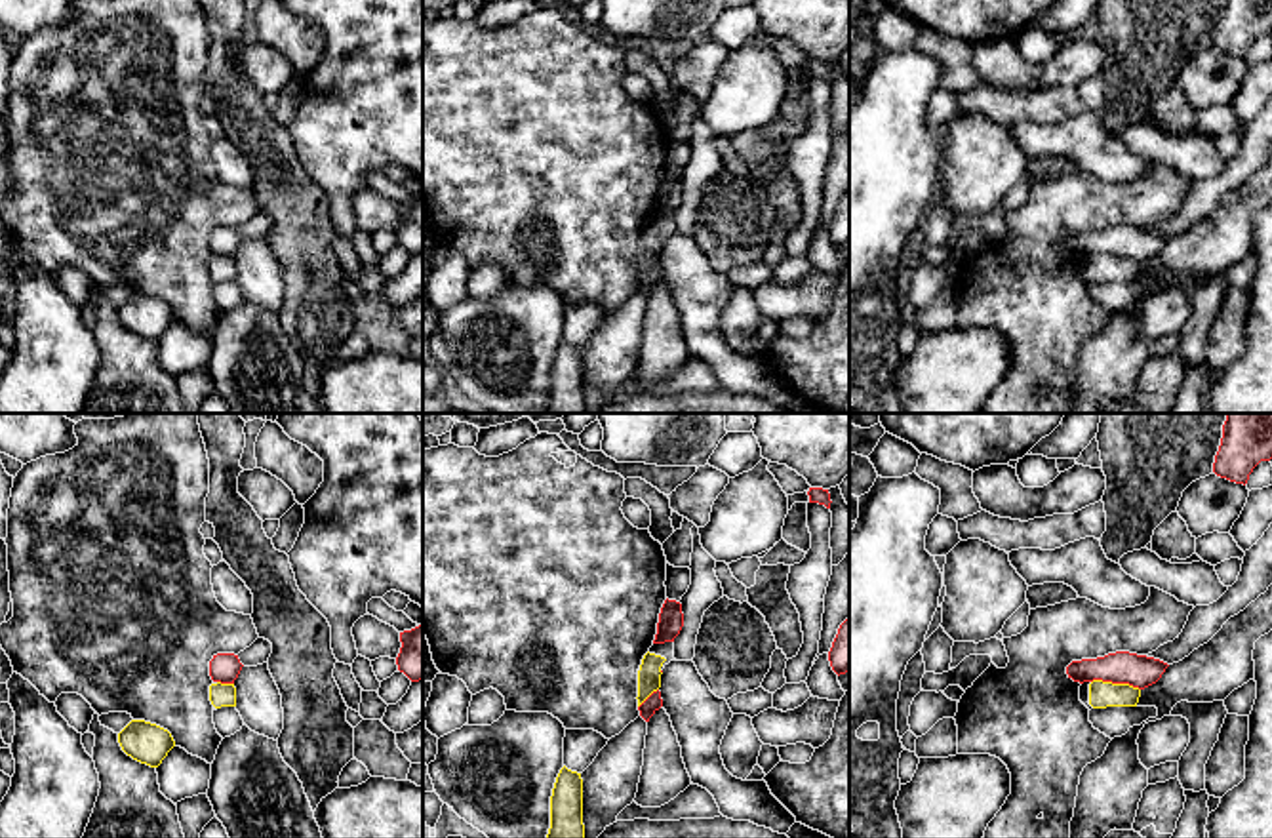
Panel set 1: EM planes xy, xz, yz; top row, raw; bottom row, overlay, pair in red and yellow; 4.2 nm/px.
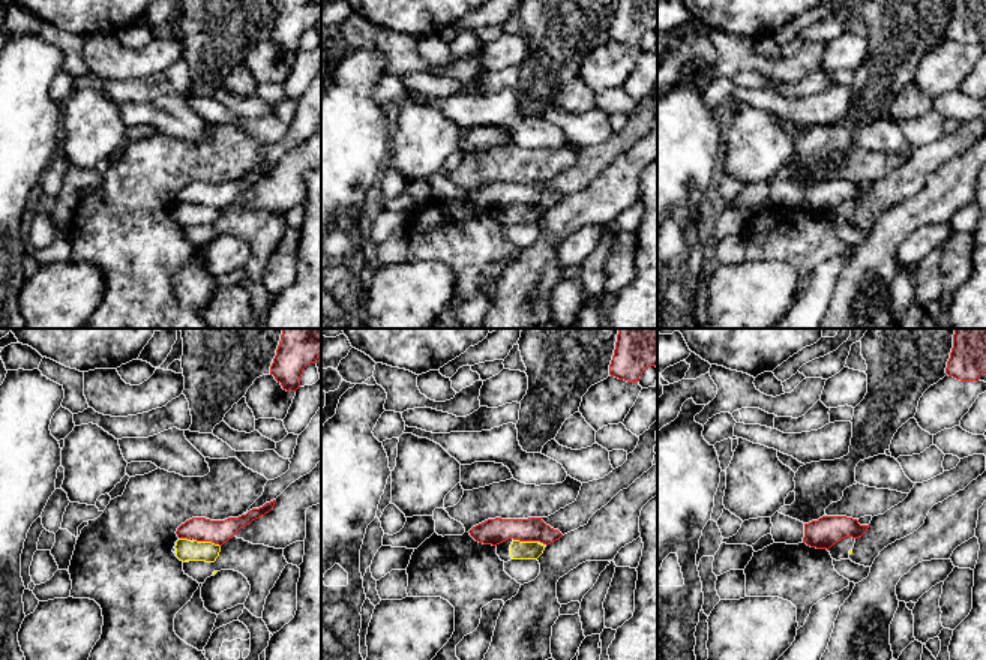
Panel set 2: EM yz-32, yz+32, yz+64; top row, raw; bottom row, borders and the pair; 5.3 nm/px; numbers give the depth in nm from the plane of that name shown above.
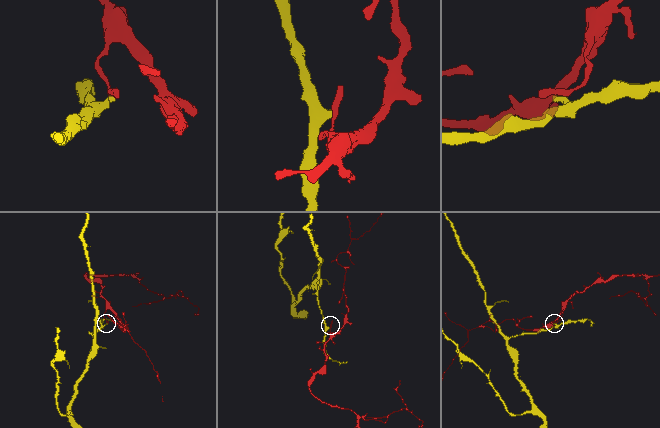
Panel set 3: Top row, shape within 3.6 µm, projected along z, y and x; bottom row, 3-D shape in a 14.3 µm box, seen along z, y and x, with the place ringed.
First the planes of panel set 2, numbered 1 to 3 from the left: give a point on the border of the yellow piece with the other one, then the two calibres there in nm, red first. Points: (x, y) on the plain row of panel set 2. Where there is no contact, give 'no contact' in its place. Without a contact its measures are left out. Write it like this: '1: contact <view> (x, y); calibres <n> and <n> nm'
1: contact yz-32 (207, 204); calibres 130 and 110 nm
2: contact yz+32 (526, 204); calibres 140 and 100 nm
3: no contact

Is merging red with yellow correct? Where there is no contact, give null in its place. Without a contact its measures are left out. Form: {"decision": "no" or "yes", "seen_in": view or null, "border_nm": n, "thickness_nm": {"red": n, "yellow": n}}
{"decision": "no", "seen_in": "yz", "border_nm": 220, "thickness_nm": {"red": 140, "yellow": 110}}

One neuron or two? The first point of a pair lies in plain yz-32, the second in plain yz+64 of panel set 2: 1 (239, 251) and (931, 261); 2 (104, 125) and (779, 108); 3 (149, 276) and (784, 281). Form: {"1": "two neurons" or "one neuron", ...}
{"1": "two neurons", "2": "two neurons", "3": "two neurons"}

